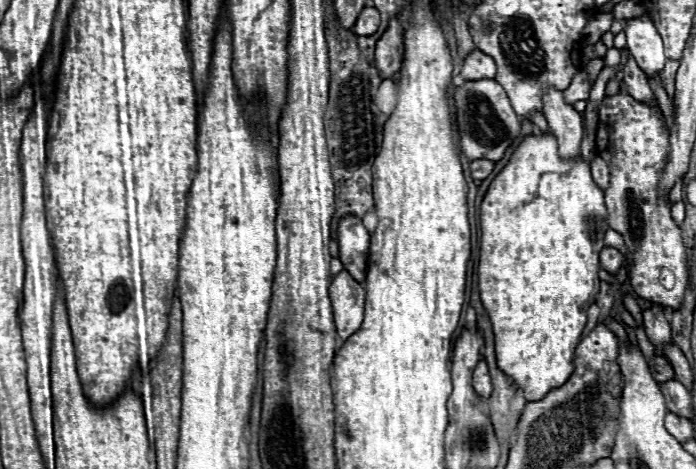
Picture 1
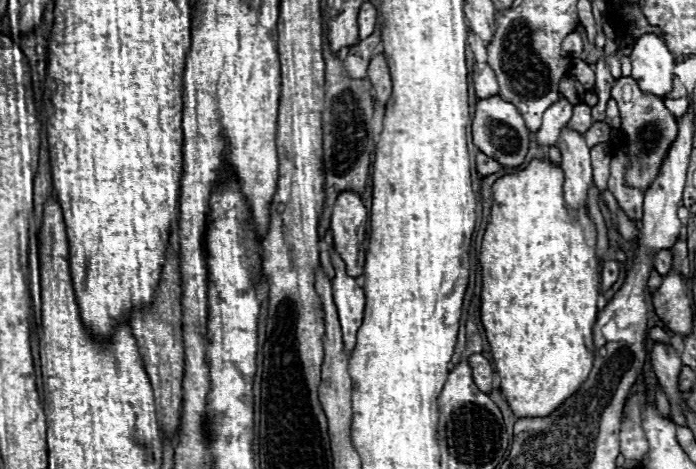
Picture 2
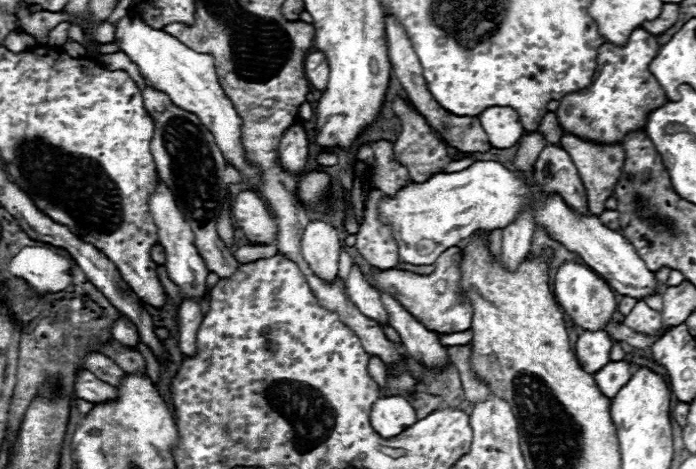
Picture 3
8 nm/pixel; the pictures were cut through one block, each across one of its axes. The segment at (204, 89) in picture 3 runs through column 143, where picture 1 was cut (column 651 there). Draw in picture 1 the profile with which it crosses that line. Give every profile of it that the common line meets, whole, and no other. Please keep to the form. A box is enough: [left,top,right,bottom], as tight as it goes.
[626,16,666,74]

